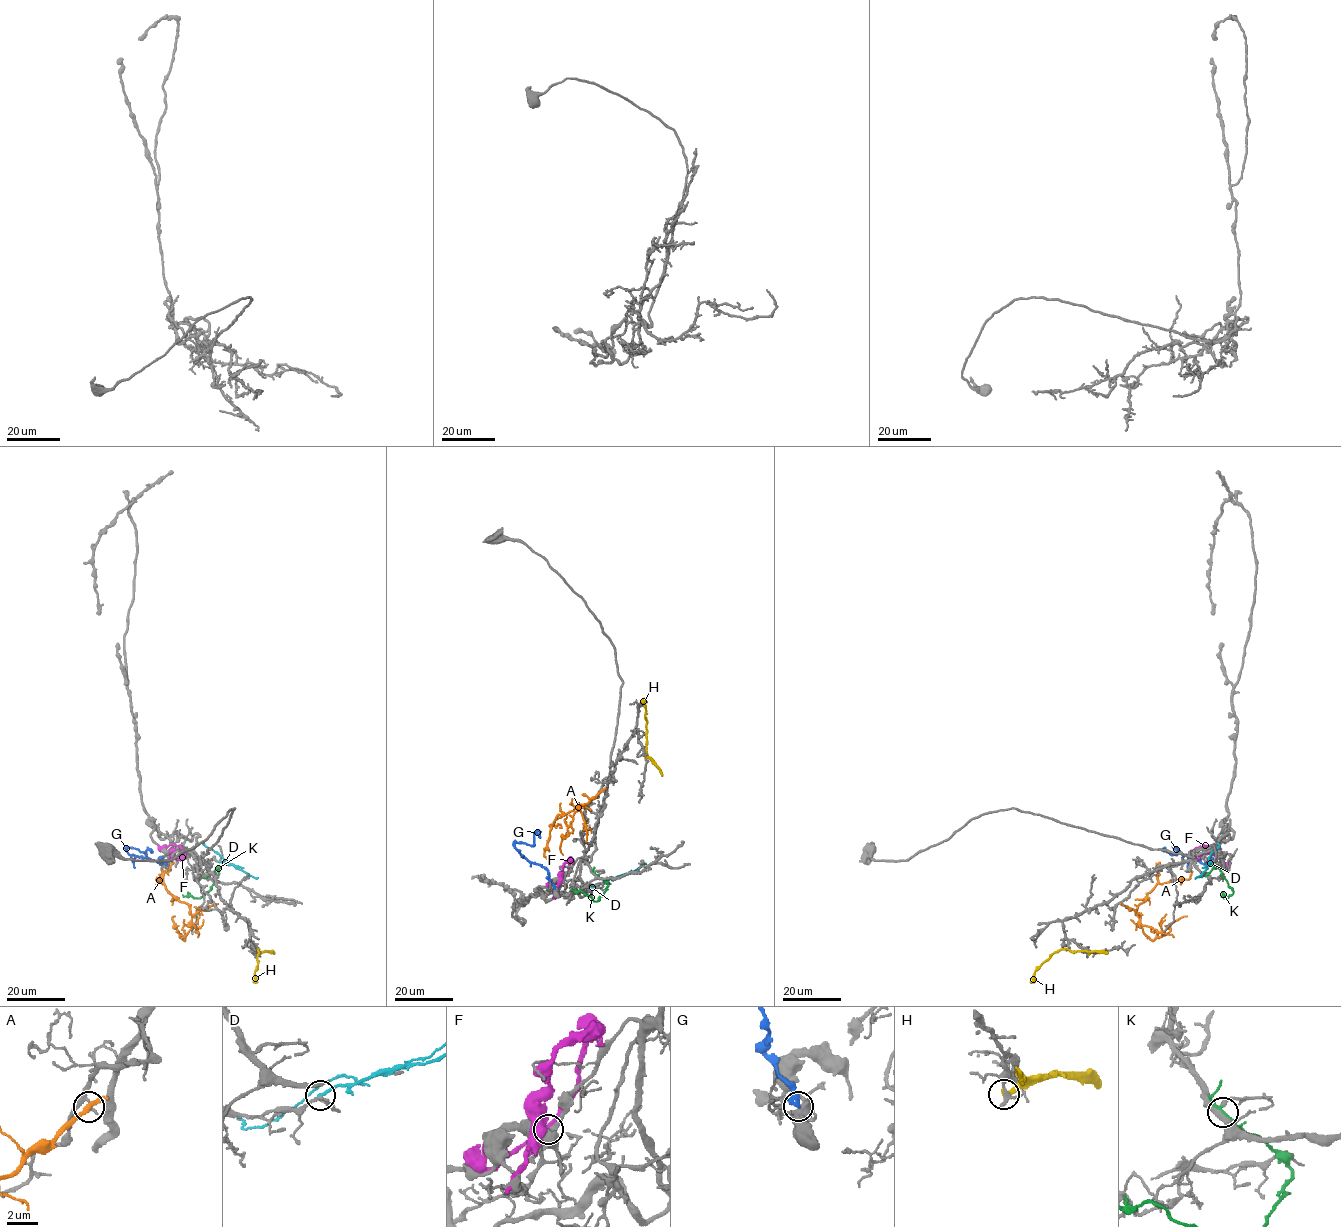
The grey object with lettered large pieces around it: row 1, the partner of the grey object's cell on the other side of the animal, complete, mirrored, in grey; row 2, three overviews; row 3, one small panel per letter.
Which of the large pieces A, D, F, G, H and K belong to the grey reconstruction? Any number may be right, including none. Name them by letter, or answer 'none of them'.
D

